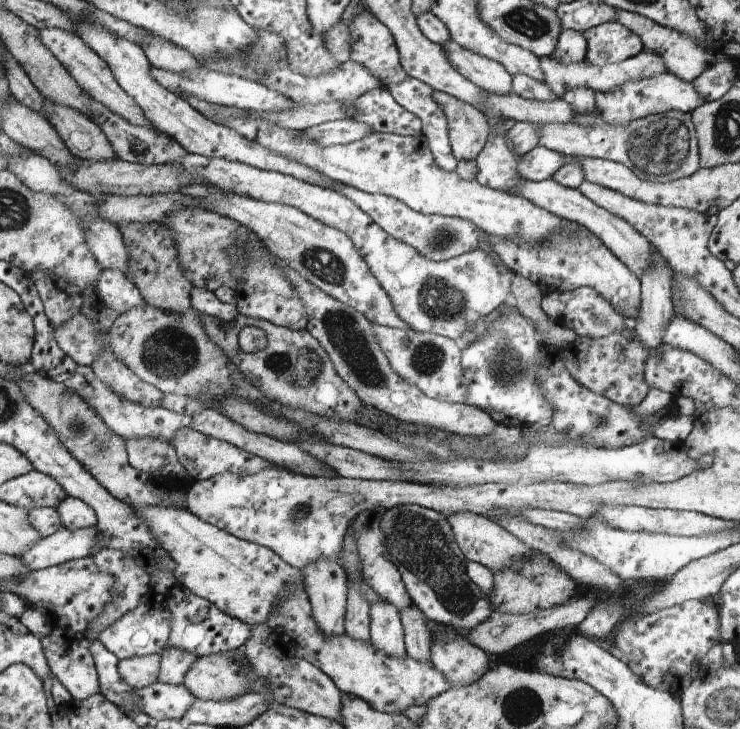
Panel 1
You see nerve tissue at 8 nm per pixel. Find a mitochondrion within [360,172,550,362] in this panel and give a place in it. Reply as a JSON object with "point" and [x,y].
{"point":[439,299]}

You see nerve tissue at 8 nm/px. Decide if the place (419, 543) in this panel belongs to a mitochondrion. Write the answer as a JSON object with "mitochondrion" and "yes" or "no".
{"mitochondrion":"yes"}

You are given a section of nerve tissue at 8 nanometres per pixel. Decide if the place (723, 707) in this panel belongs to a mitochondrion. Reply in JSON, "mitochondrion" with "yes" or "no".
{"mitochondrion":"yes"}

